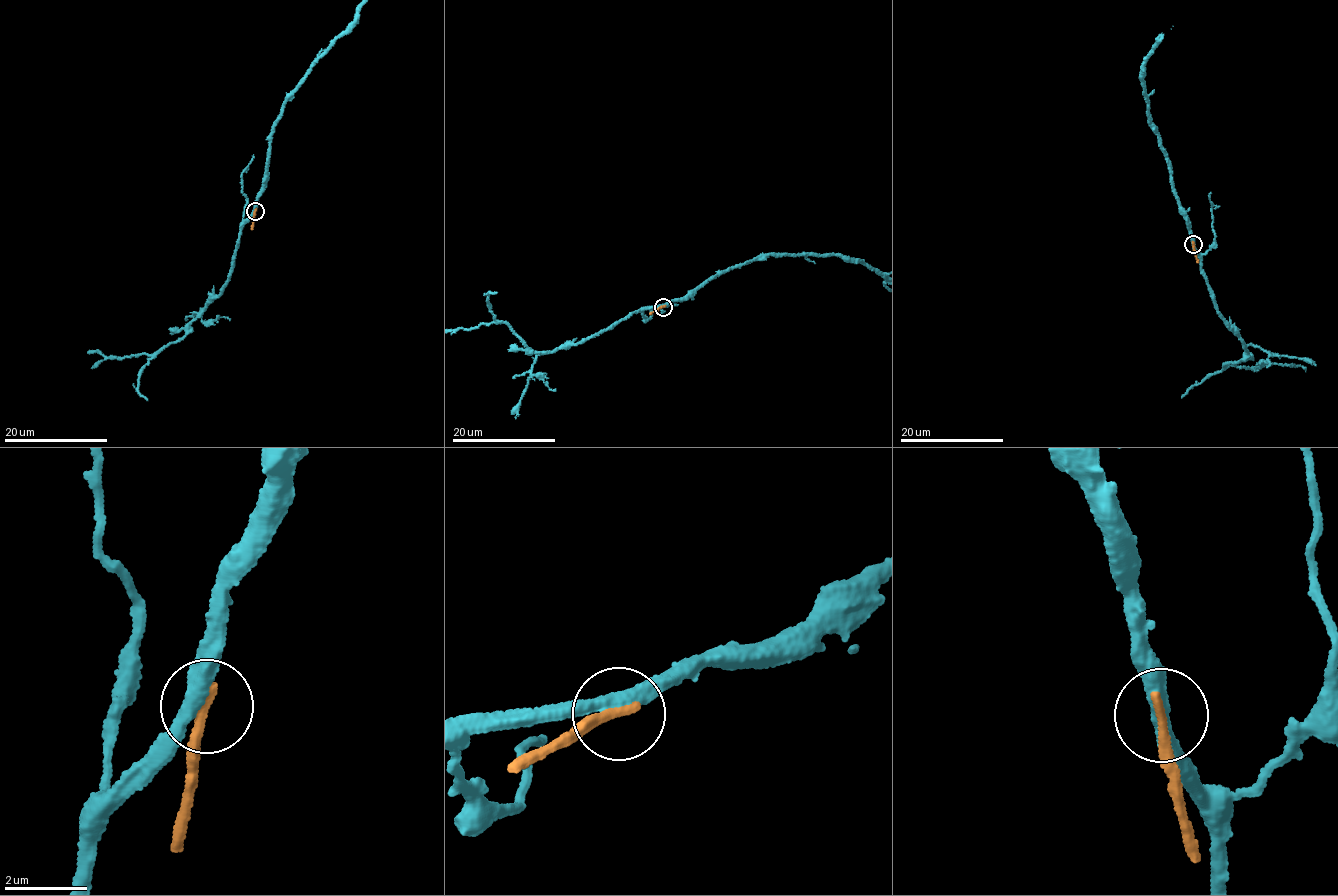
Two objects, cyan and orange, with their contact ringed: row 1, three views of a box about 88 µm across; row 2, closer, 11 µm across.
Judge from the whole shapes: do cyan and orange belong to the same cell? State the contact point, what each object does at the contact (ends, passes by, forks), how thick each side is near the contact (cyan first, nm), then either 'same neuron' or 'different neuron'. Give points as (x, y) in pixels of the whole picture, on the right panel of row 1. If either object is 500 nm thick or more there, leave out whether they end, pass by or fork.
at (1193, 244); cyan passes by; orange ends there; 380 nm thick on the cyan side, 280 nm on the other; different neuron

